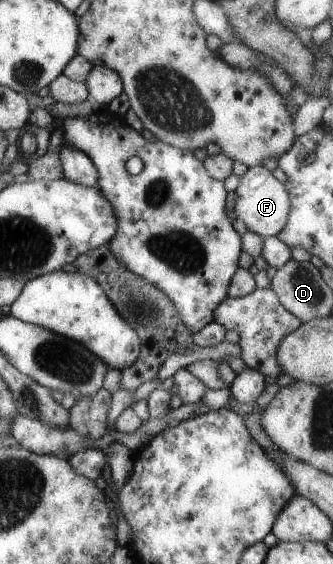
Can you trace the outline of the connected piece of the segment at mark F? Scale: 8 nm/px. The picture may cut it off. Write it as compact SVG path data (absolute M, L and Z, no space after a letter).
M263 165L248 167L240 176L235 194L237 195L234 202L236 218L239 218L249 231L264 237L275 237L283 230L290 213L290 198L284 183L275 179L269 169Z

